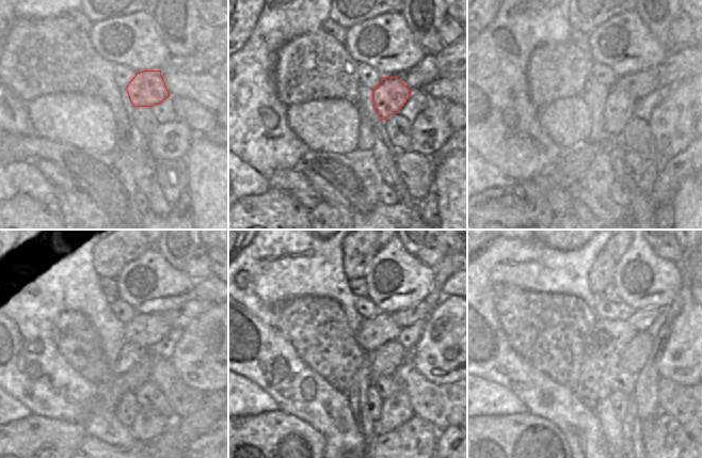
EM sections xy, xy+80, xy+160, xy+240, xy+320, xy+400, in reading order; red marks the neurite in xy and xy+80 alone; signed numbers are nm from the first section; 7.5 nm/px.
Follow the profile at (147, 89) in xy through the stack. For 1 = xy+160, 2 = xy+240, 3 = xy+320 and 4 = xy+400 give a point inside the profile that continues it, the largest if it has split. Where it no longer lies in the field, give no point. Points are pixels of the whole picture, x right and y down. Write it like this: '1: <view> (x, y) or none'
1: xy+160 (619, 108)
2: xy+240 (130, 353)
3: xy+320 (361, 383)
4: xy+400 (612, 429)

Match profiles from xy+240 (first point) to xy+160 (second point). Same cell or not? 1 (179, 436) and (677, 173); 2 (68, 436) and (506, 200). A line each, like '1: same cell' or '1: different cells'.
1: same cell
2: same cell

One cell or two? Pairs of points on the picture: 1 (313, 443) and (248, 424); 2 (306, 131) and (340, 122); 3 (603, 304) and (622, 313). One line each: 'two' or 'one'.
1: one
2: one
3: one

